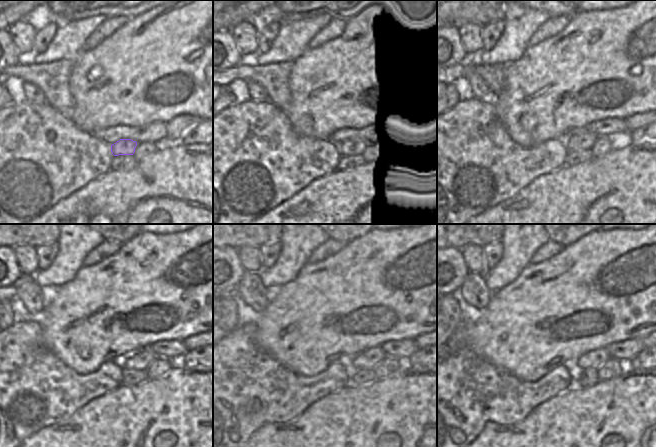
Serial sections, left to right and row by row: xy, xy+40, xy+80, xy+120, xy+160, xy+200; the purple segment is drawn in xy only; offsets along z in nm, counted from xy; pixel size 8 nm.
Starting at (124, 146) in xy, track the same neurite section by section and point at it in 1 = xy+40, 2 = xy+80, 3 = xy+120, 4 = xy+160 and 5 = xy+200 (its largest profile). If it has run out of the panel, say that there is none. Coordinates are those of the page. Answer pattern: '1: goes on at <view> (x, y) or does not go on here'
1: goes on at xy+40 (354, 145)
2: goes on at xy+80 (582, 141)
3: goes on at xy+120 (141, 359)
4: goes on at xy+160 (369, 358)
5: goes on at xy+200 (594, 359)

